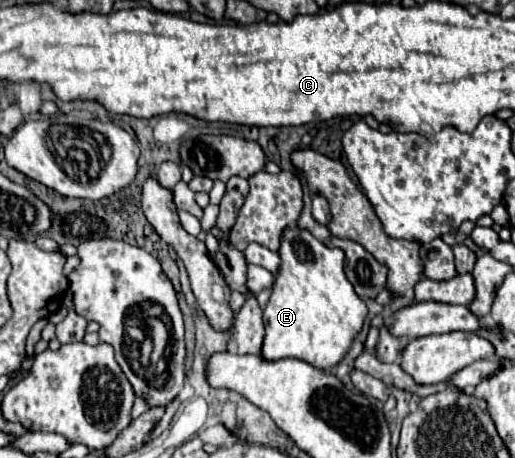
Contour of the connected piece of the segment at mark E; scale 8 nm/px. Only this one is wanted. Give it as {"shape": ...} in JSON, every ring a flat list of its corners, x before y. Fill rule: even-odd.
{"shape":[[293,227,285,229,279,255,281,269,271,299,263,309,265,341,261,357,265,361,295,357,317,369,329,371,341,363,351,349,367,317,367,305,343,273,345,255,341,249,331,249,309,231]]}

